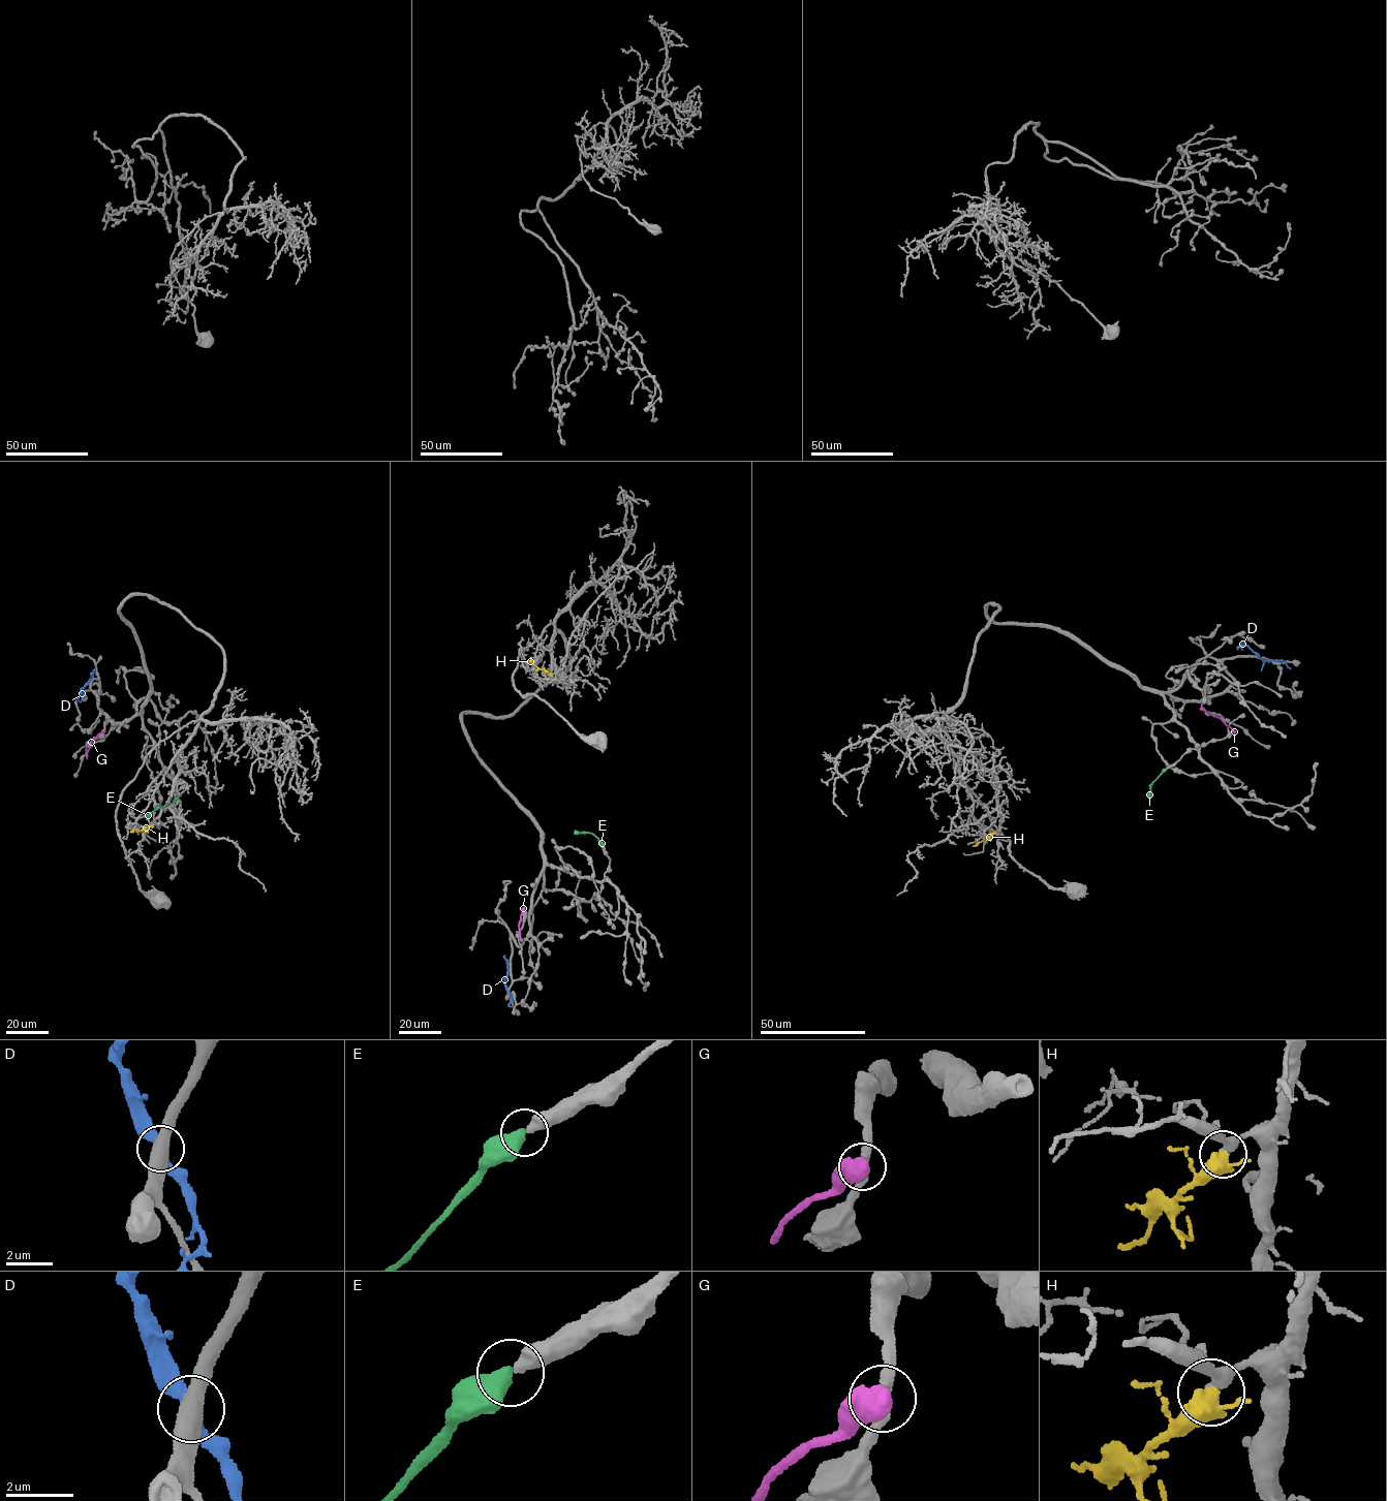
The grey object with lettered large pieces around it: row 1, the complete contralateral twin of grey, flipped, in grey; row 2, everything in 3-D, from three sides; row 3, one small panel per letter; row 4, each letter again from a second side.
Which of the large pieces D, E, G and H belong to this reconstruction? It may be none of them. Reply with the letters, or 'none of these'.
E

